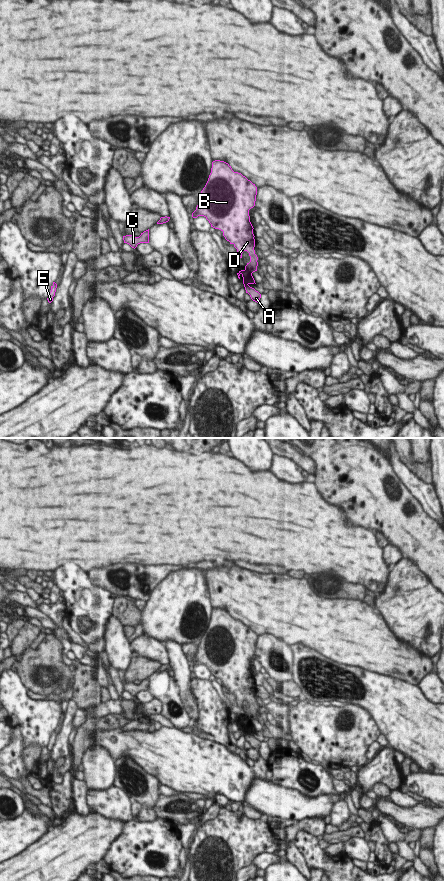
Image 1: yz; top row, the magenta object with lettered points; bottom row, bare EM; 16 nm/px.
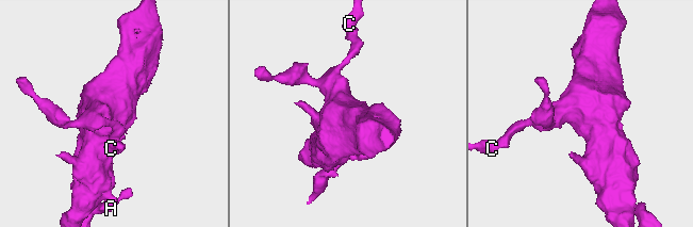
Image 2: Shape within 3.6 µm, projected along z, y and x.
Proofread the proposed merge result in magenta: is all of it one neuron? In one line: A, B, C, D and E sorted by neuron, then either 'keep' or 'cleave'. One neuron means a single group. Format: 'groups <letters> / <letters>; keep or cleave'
groups A / B C D E; cleave

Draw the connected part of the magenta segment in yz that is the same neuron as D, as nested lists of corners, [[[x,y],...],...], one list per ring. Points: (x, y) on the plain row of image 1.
[[[215,608],[212,610],[211,621],[209,623],[208,629],[203,638],[201,639],[201,643],[199,644],[199,649],[196,658],[192,661],[193,666],[197,666],[198,664],[204,664],[211,672],[211,675],[221,678],[225,687],[229,689],[230,692],[233,692],[234,695],[237,697],[238,705],[242,706],[242,701],[244,699],[247,699],[249,701],[250,710],[247,711],[244,718],[241,718],[237,721],[239,727],[240,723],[243,725],[243,732],[245,736],[250,732],[255,731],[252,721],[257,719],[258,714],[258,705],[255,702],[254,698],[254,676],[250,670],[249,664],[249,658],[255,654],[256,643],[257,635],[255,634],[255,632],[253,632],[241,621],[234,620],[228,611],[220,608]]]

